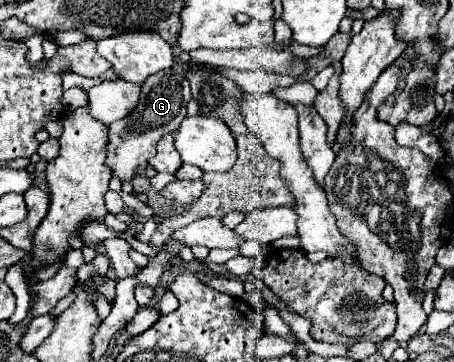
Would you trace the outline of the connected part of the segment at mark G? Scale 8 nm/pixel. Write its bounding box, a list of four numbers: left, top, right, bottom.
[106,62,190,182]

